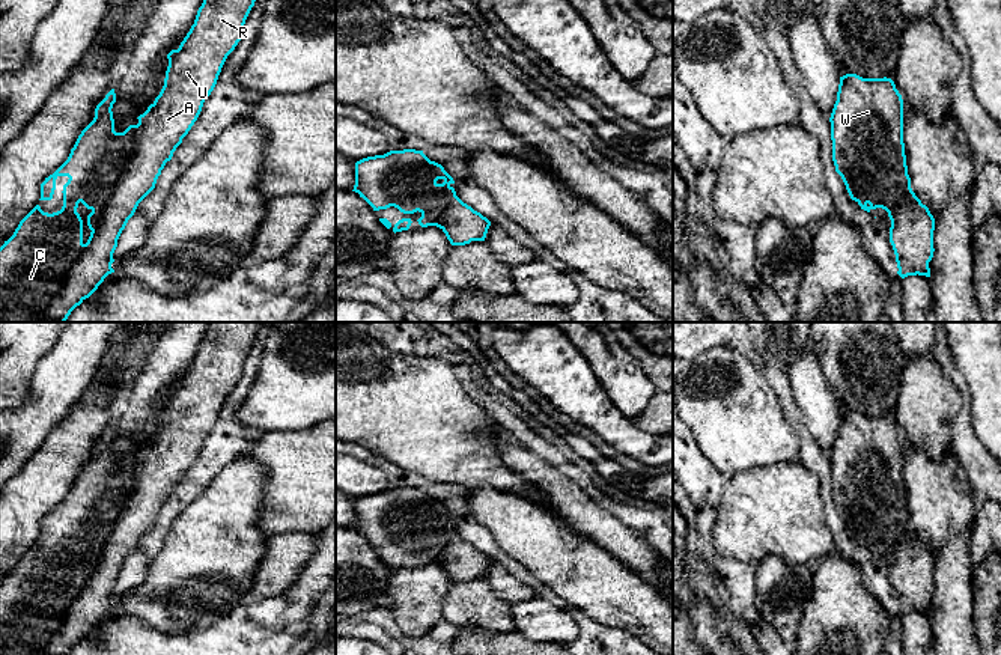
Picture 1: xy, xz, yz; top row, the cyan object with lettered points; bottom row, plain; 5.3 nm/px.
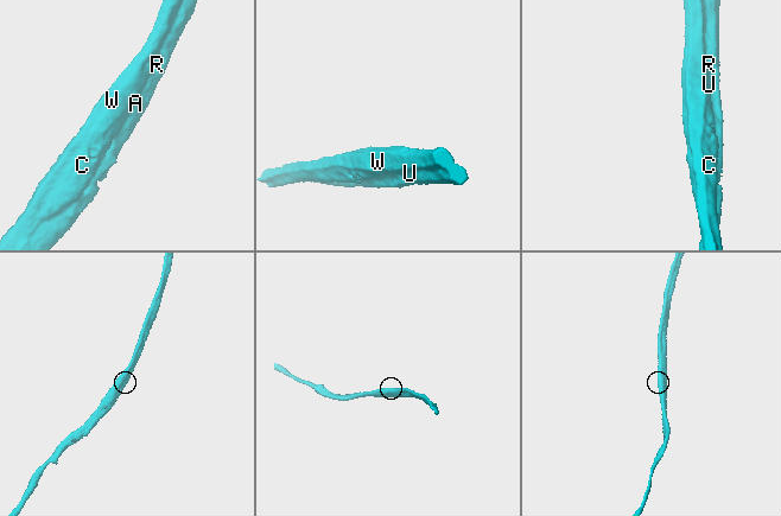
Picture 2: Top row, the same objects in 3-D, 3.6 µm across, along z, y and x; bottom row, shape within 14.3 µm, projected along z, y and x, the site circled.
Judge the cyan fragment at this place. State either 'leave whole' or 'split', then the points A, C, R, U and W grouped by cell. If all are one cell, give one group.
split; groups A R U / C W

